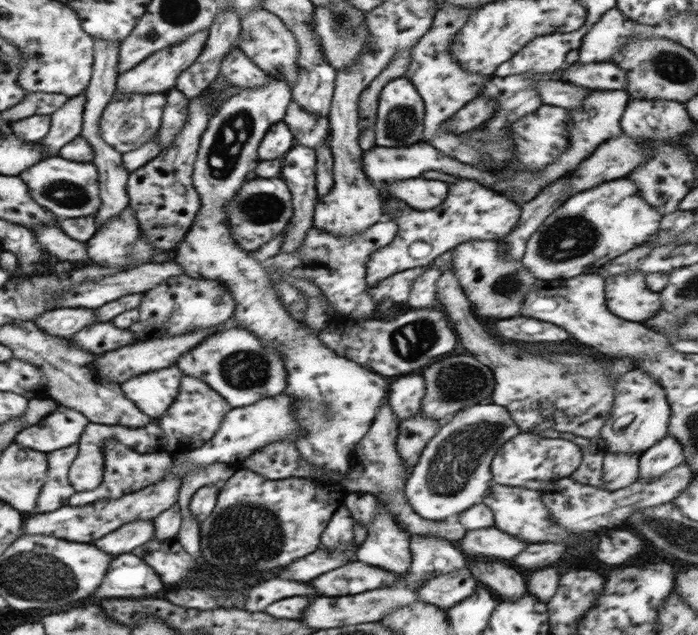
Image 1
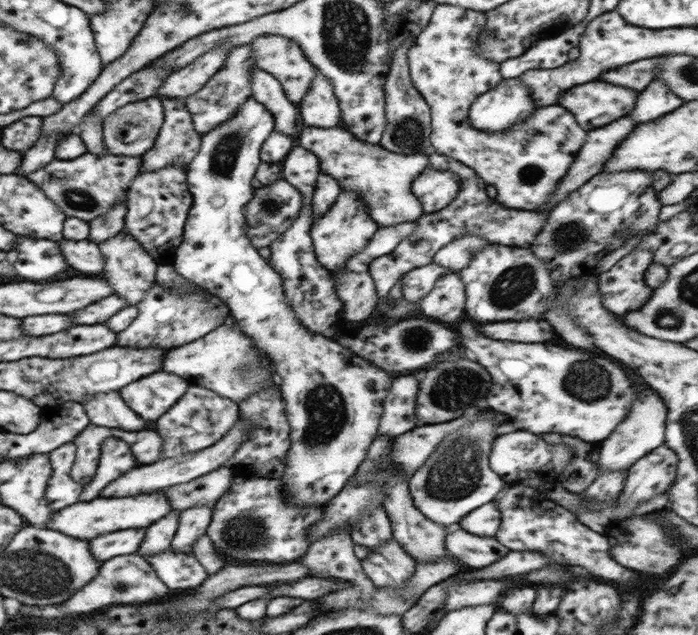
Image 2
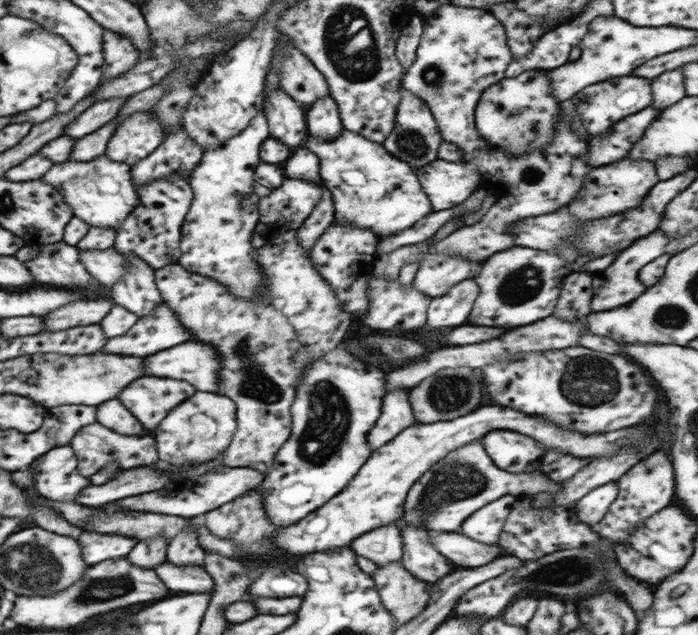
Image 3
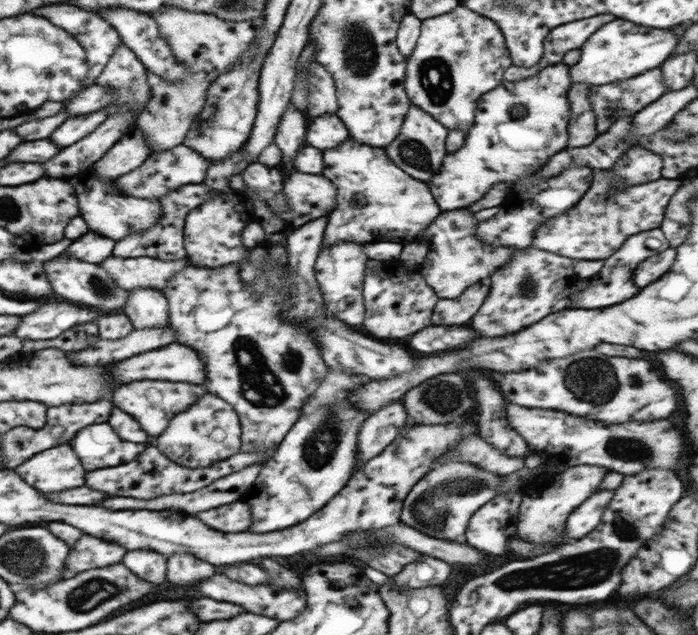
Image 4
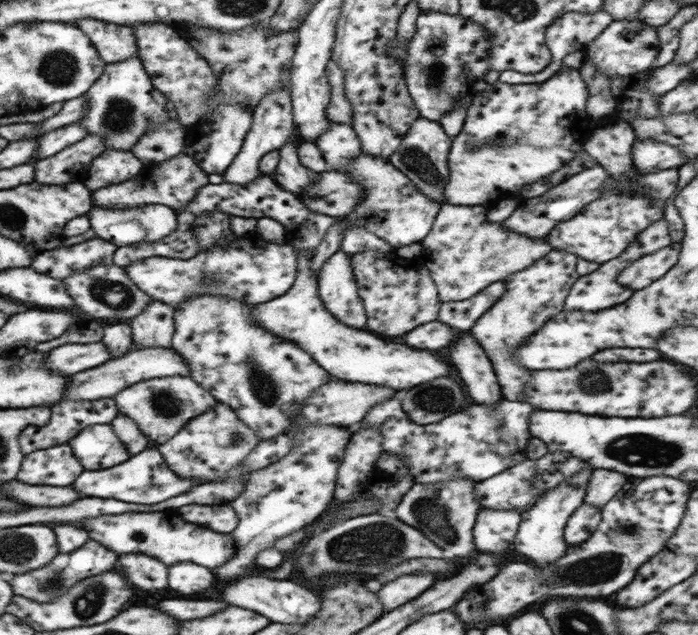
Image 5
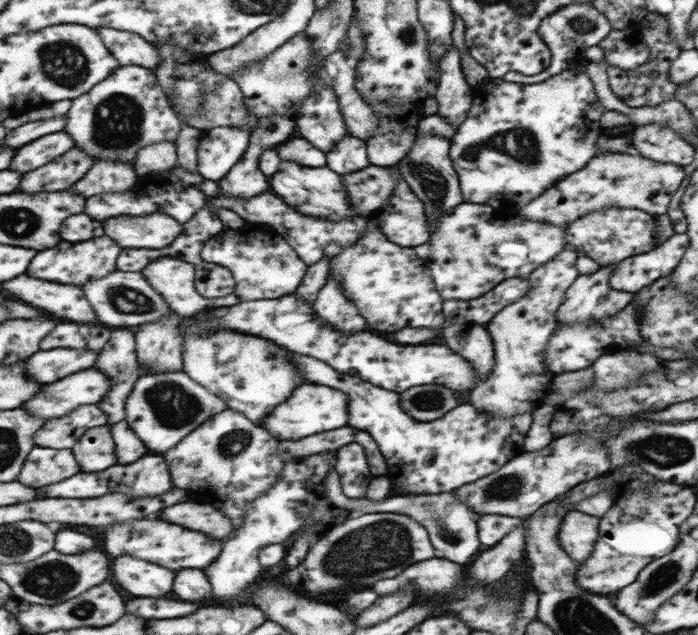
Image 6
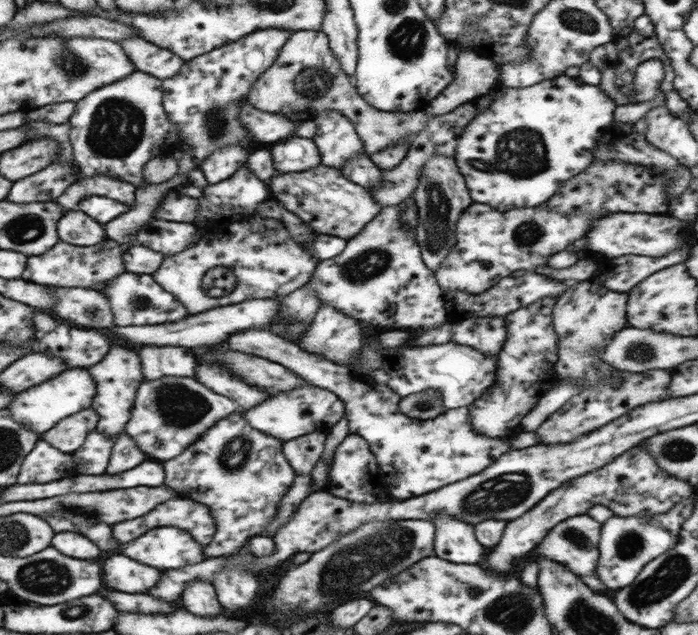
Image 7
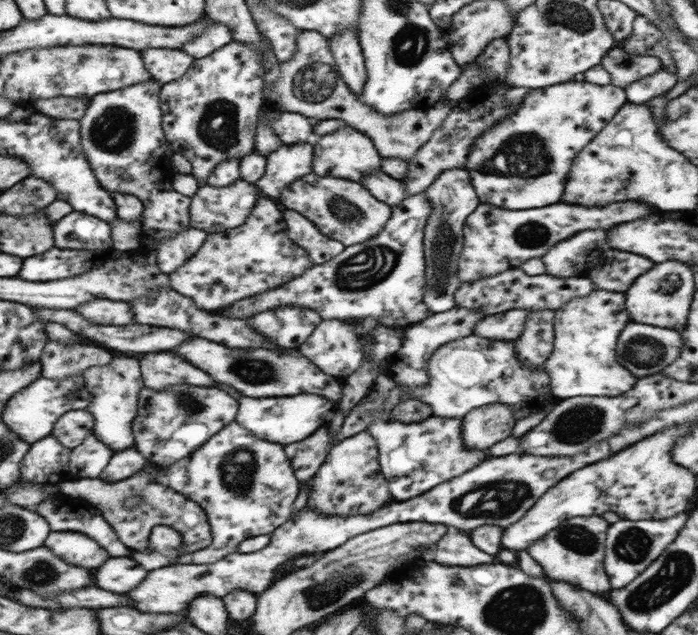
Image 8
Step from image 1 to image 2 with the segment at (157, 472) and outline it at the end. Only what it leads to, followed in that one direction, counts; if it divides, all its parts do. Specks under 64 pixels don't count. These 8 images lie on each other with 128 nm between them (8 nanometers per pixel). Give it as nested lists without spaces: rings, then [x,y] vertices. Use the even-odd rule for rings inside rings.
[[[110,440],[110,444],[106,444],[106,456],[102,456],[102,468],[98,468],[98,476],[86,486],[86,492],[82,492],[82,500],[96,498],[106,484],[128,472],[132,466],[136,466],[136,460],[128,444],[122,440]]]

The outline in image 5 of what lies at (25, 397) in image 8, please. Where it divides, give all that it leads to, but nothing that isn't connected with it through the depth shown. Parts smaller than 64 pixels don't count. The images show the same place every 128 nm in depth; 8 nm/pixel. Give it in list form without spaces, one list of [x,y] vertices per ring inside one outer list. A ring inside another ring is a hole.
[[[148,348],[148,350],[136,350],[130,352],[130,356],[122,356],[122,360],[108,360],[102,366],[96,366],[92,370],[78,372],[72,376],[66,394],[62,394],[62,402],[66,400],[102,400],[116,396],[122,388],[136,384],[140,380],[148,378],[162,378],[162,376],[185,376],[188,377],[188,366],[184,360],[174,352],[166,348]]]

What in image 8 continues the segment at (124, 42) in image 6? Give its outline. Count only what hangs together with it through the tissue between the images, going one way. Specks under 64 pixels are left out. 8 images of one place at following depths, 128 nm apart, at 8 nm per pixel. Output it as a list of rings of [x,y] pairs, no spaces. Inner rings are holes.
[[[146,48],[140,53],[150,75],[161,85],[182,79],[196,60],[181,49]]]

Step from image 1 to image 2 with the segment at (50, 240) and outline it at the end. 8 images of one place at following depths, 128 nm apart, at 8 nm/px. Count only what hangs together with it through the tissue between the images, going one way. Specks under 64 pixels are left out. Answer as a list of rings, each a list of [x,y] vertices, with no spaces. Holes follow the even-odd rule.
[[[86,239],[78,242],[62,240],[60,246],[62,246],[64,256],[72,268],[78,268],[84,276],[104,277],[106,259],[96,243],[88,242]]]

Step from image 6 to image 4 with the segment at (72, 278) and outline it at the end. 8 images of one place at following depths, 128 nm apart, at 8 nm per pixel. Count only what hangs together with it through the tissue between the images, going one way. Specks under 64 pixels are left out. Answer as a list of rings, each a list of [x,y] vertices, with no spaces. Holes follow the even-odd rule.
[[[89,230],[84,236],[74,239],[64,254],[82,262],[98,265],[113,255],[114,245],[115,240],[112,238]]]

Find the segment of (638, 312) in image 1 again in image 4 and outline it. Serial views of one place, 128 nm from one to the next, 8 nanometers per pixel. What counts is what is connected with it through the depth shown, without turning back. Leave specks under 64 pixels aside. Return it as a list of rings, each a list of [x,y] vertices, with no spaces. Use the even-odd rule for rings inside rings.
[[[660,227],[628,237],[614,256],[610,256],[608,260],[604,260],[604,268],[596,276],[592,276],[592,278],[588,278],[588,280],[584,280],[580,284],[580,288],[578,288],[580,292],[576,292],[572,296],[570,308],[584,308],[584,310],[606,308],[606,306],[620,304],[620,302],[628,300],[630,296],[636,296],[638,288],[630,280],[632,278],[632,272],[636,270],[636,266],[640,262],[644,262],[644,260],[666,250],[668,247],[670,247],[668,239],[666,239]]]

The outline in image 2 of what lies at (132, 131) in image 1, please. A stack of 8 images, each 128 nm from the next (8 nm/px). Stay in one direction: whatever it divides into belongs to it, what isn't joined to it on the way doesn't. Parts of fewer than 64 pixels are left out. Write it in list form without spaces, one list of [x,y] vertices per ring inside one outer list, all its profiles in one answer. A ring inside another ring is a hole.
[[[149,97],[130,102],[130,104],[118,108],[112,114],[108,114],[102,121],[104,146],[113,156],[142,157],[154,147],[161,127],[164,126],[164,120],[163,101]]]

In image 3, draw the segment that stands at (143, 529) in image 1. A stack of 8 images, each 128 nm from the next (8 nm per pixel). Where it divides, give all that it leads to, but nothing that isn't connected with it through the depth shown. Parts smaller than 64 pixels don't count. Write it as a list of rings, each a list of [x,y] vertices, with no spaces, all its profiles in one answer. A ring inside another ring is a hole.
[[[82,532],[78,544],[82,544],[82,556],[86,556],[86,564],[92,566],[104,560],[126,556],[134,548],[136,540],[122,536],[102,536],[96,532]]]

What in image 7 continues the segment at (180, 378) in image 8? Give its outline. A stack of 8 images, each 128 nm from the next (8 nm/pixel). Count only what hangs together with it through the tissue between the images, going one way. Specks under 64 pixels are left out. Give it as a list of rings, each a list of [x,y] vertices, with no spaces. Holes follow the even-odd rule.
[[[144,346],[142,364],[146,364],[146,380],[162,376],[188,376],[196,379],[196,358],[188,348],[154,348]]]

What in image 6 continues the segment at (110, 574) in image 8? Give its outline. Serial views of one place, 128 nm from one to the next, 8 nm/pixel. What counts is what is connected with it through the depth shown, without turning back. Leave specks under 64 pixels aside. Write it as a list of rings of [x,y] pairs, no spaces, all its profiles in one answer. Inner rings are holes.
[[[120,556],[112,562],[112,578],[120,588],[130,592],[132,596],[160,598],[172,590],[174,572],[144,560]]]

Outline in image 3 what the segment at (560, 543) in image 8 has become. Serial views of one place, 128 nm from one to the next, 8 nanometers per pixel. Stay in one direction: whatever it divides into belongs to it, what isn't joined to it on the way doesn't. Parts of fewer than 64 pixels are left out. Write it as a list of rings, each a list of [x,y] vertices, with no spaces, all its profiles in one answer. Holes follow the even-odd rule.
[[[608,482],[604,486],[598,486],[580,499],[571,510],[579,522],[590,528],[596,528],[596,525],[604,519],[612,502],[616,500],[618,491],[617,482]]]

